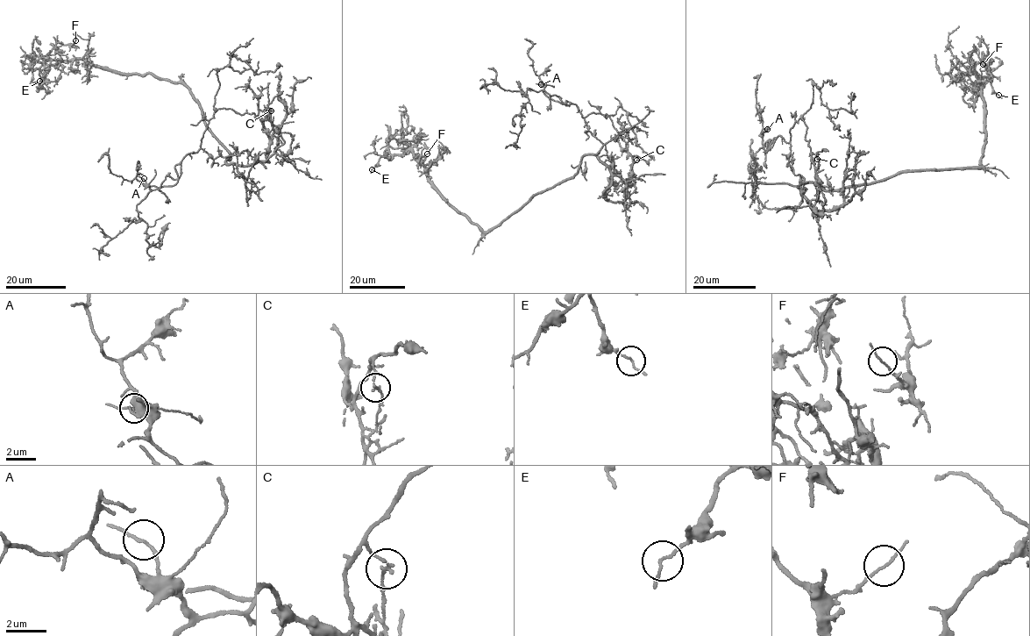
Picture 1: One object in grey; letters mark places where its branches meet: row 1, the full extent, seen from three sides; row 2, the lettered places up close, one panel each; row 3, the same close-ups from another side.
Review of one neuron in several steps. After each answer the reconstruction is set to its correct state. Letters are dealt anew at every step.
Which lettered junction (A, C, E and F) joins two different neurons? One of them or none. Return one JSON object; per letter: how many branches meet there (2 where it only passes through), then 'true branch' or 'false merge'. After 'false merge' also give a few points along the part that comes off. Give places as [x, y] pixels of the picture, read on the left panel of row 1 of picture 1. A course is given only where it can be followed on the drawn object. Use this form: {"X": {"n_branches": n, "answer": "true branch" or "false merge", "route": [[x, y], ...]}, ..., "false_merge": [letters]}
{"A": {"n_branches": 2, "answer": "true branch"}, "C": {"n_branches": 2, "answer": "false merge", "route": [[271, 110], [265, 120], [218, 109], [178, 178], [137, 204], [149, 244], [164, 233], [159, 246]]}, "E": {"n_branches": 2, "answer": "true branch"}, "F": {"n_branches": 2, "answer": "true branch"}, "false_merge": ["C"]}

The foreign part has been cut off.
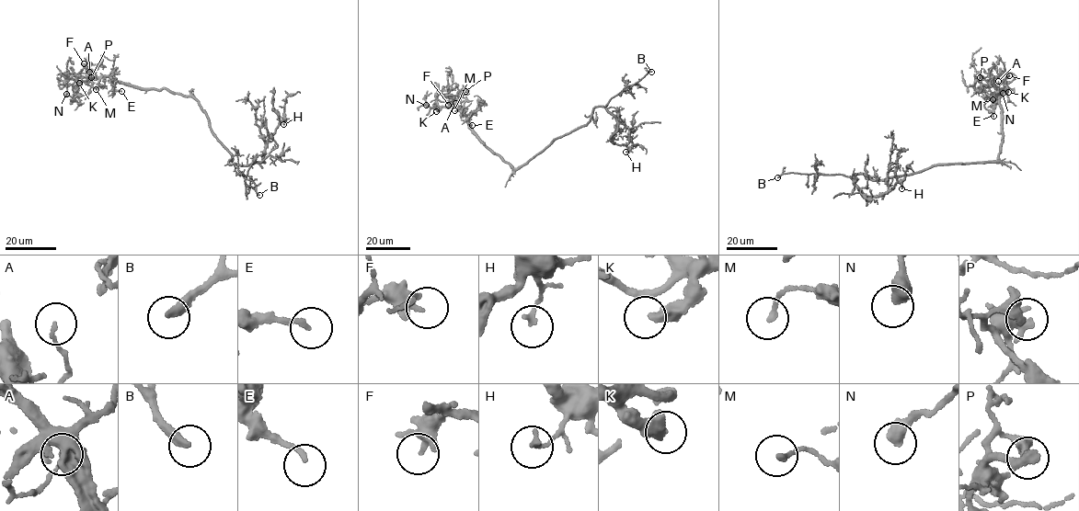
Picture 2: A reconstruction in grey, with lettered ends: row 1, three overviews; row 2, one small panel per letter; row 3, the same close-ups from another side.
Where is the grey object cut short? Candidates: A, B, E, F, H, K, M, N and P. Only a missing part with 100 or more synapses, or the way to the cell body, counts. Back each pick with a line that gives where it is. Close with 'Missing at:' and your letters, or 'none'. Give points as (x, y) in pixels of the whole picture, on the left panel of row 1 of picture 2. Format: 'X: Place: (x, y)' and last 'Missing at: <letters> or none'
B: Place: (259, 195)
Missing at: B

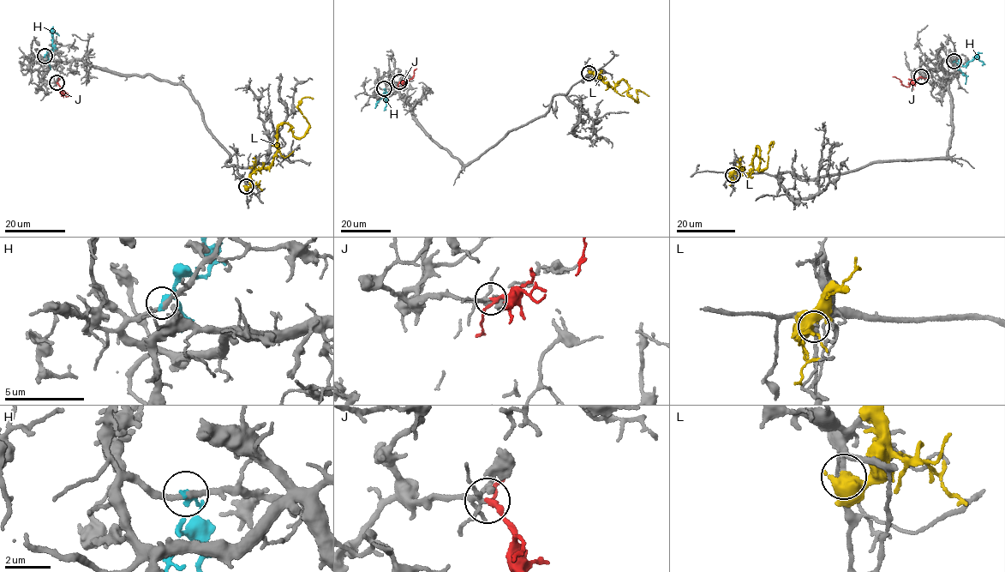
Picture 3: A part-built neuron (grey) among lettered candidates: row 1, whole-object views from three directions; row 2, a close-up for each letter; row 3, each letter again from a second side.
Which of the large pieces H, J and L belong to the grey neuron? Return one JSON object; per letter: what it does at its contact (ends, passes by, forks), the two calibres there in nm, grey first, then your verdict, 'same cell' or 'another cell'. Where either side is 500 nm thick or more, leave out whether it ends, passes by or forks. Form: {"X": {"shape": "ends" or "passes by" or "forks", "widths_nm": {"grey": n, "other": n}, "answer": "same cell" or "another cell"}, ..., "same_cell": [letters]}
{"H": {"shape": "ends", "widths_nm": {"grey": 260, "other": 240}, "answer": "another cell"}, "J": {"shape": "passes by", "widths_nm": {"grey": 160, "other": 190}, "answer": "same cell"}, "L": {"shape": "passes by", "widths_nm": {"grey": 190, "other": 480}, "answer": "another cell"}, "same_cell": ["J"]}

